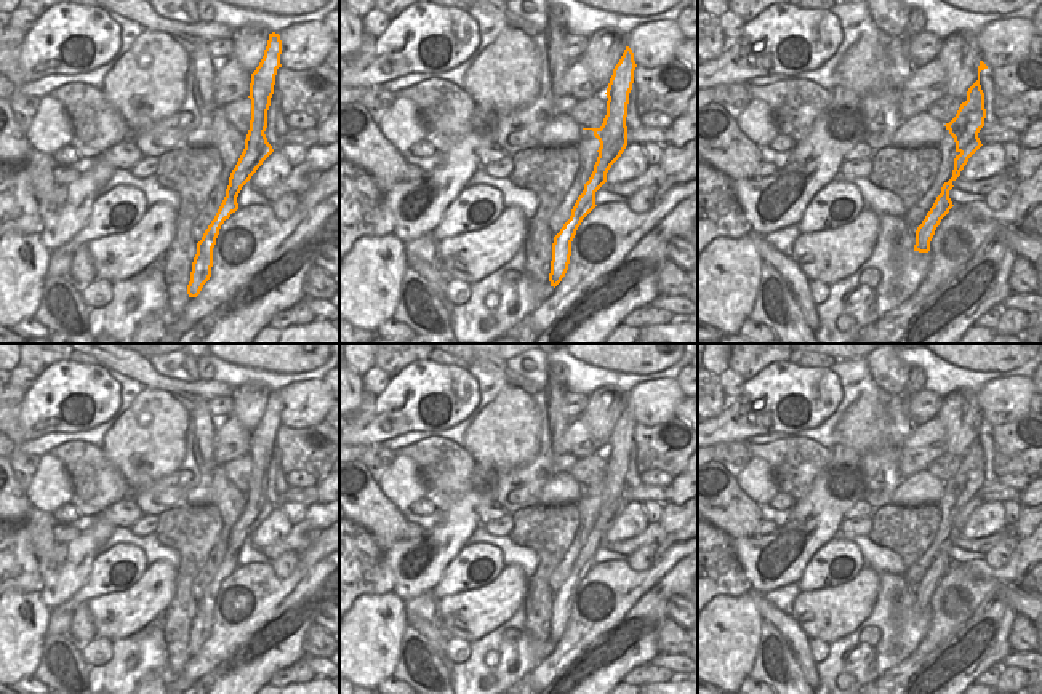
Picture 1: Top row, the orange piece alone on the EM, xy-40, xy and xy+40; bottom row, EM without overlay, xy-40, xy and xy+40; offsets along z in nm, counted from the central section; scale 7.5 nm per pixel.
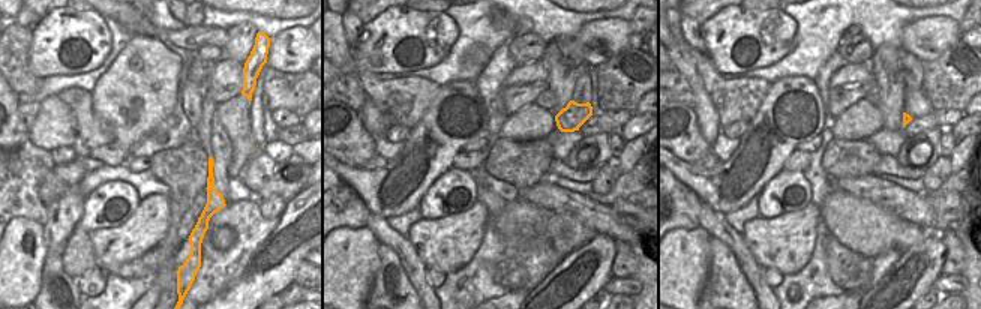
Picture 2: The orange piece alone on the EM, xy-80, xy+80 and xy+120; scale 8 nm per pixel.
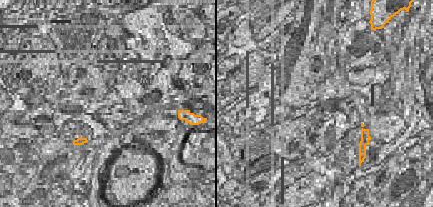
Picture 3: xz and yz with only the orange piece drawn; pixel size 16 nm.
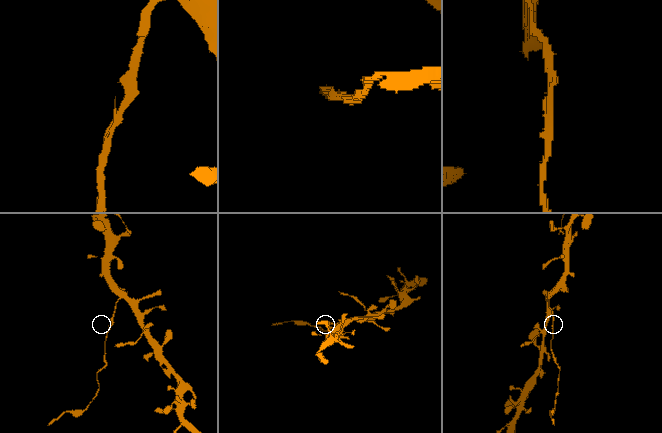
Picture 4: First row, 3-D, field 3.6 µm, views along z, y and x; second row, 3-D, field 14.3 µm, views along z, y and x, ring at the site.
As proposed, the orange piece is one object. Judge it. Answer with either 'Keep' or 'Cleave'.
Cleave.

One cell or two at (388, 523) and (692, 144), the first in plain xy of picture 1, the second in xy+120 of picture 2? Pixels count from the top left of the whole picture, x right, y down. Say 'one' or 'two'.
one

